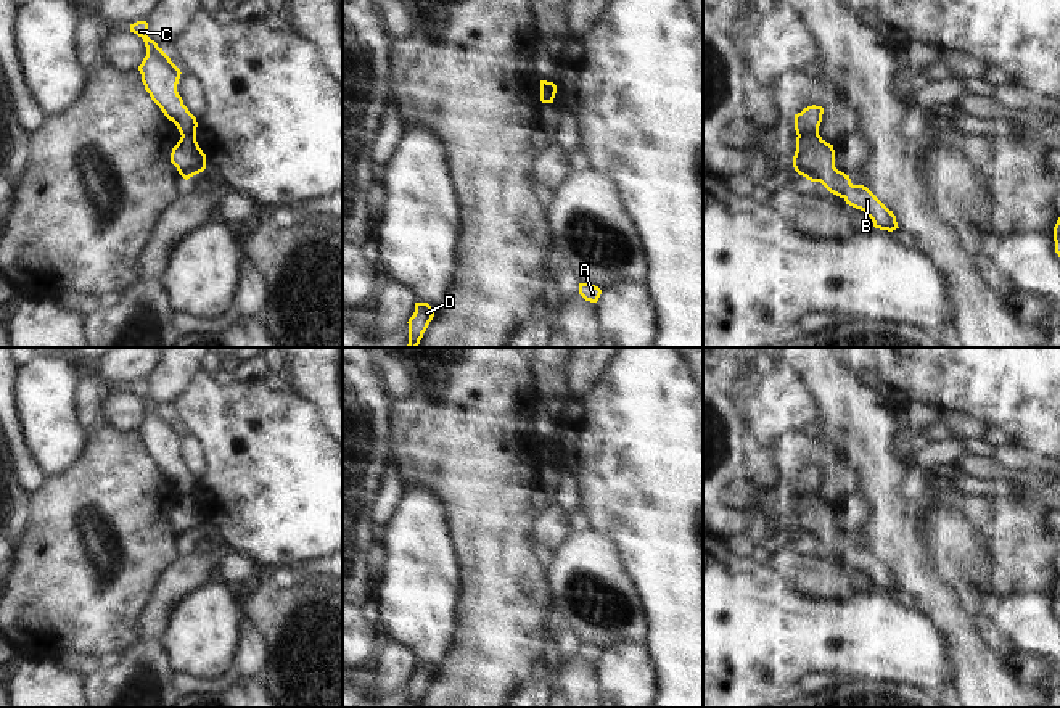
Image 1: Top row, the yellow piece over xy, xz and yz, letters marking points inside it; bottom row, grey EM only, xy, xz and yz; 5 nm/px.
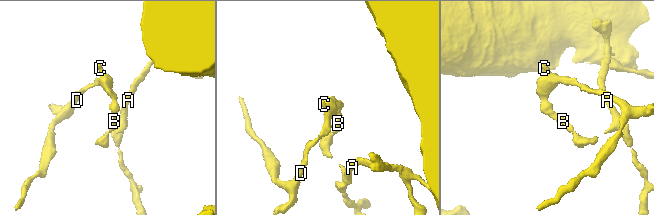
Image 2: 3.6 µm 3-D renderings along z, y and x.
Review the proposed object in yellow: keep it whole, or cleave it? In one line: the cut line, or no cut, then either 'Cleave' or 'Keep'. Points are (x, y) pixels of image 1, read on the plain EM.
Split along yz (817, 493), (798, 496). Cleave

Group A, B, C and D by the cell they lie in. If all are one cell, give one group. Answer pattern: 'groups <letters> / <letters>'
groups A B / C D

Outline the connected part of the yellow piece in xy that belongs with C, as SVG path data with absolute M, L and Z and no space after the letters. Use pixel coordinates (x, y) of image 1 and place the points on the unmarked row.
M146 381L130 385L130 393L142 397L146 407L146 417L138 426L145 451L161 468L164 476L177 486L180 496L196 494L196 478L188 471L177 452L182 434L180 430L171 422L162 409L148 397Z

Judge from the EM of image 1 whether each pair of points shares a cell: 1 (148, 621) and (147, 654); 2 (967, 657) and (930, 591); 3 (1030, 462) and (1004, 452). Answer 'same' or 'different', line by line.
1: different
2: same
3: same

